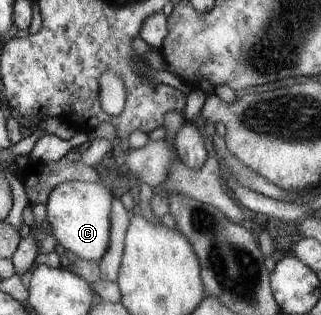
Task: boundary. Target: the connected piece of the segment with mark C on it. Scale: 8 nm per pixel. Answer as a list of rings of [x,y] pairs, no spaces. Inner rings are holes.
[[[77,180],[66,181],[56,185],[45,202],[46,217],[50,225],[51,235],[56,243],[64,250],[70,251],[75,259],[85,261],[99,261],[106,253],[110,239],[110,209],[112,204],[112,193],[100,182],[80,182]]]

